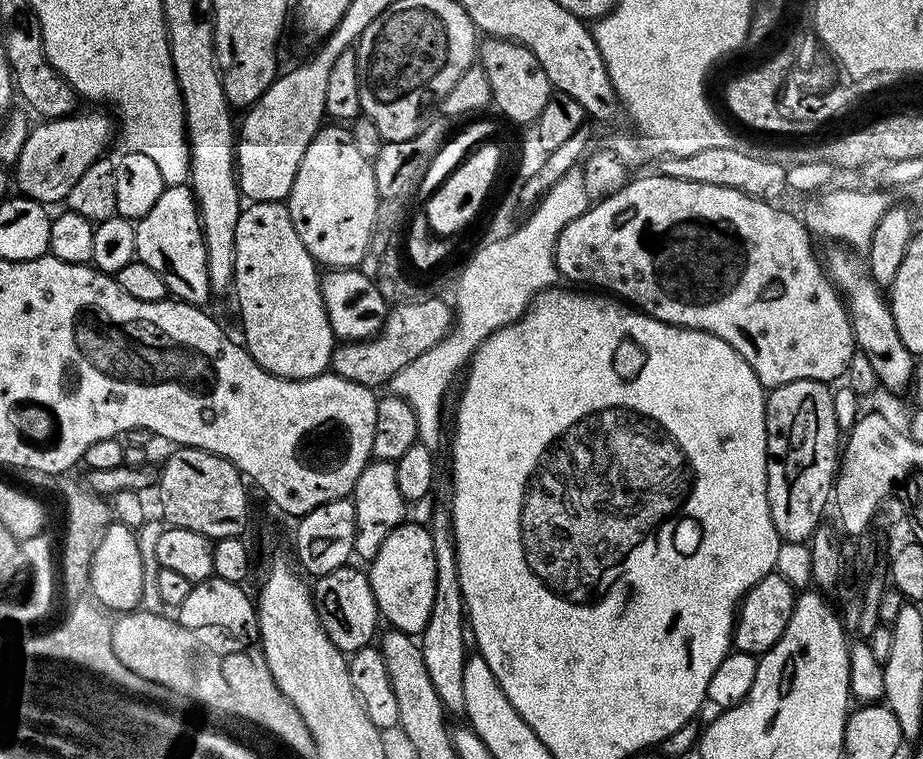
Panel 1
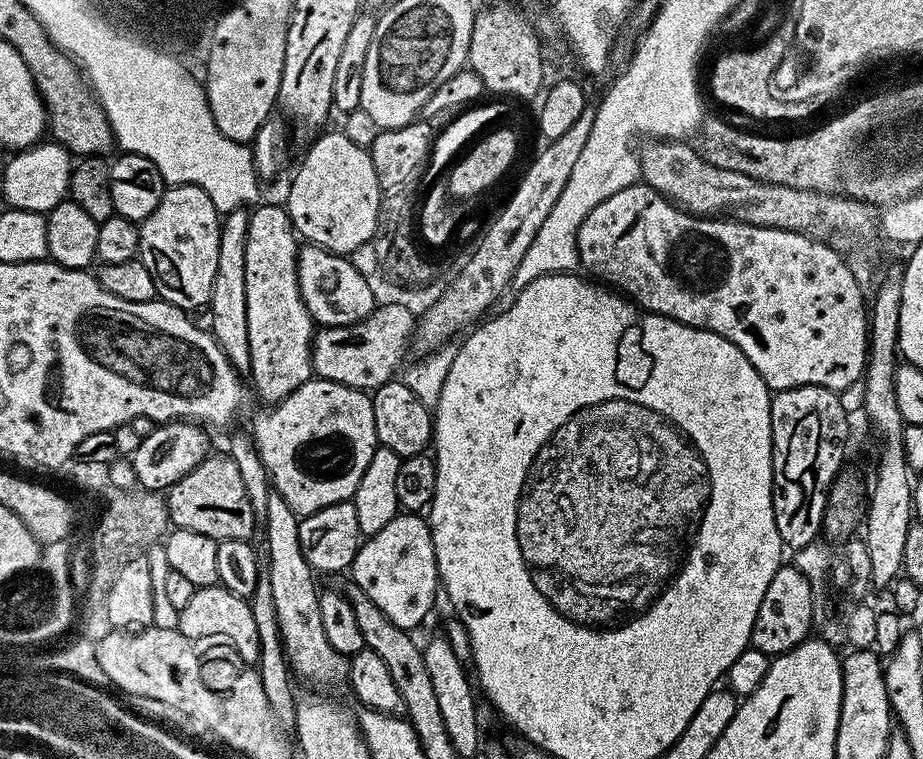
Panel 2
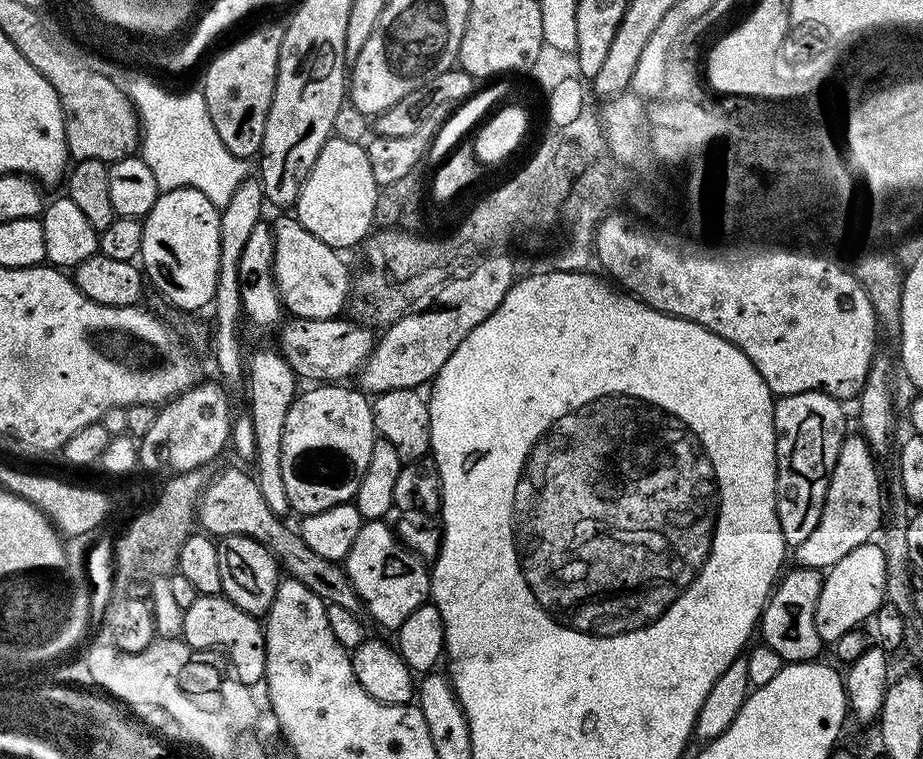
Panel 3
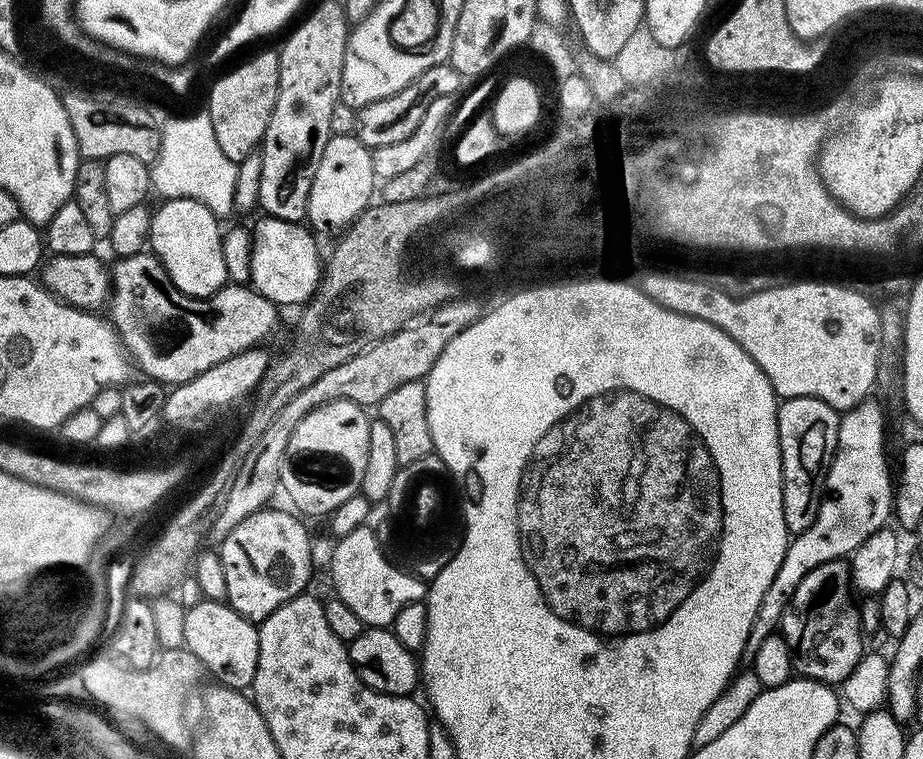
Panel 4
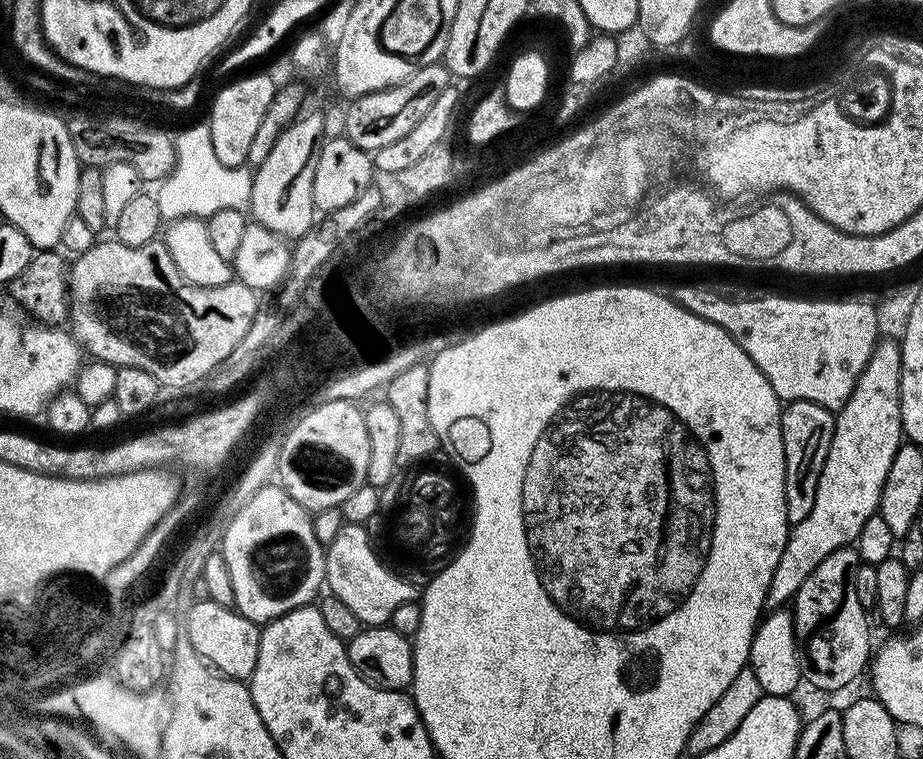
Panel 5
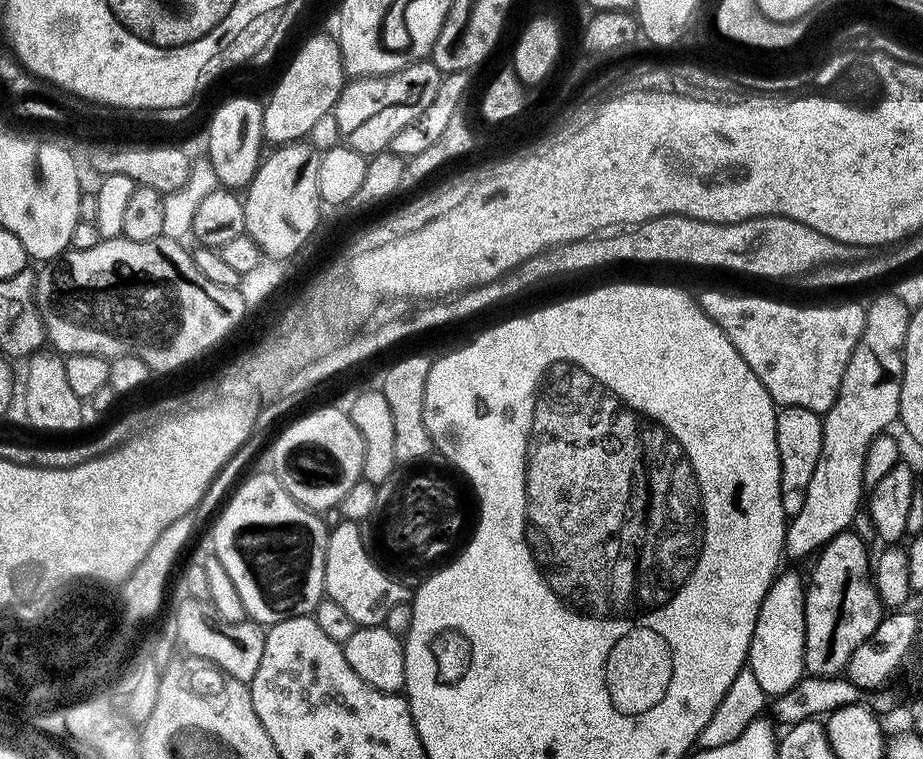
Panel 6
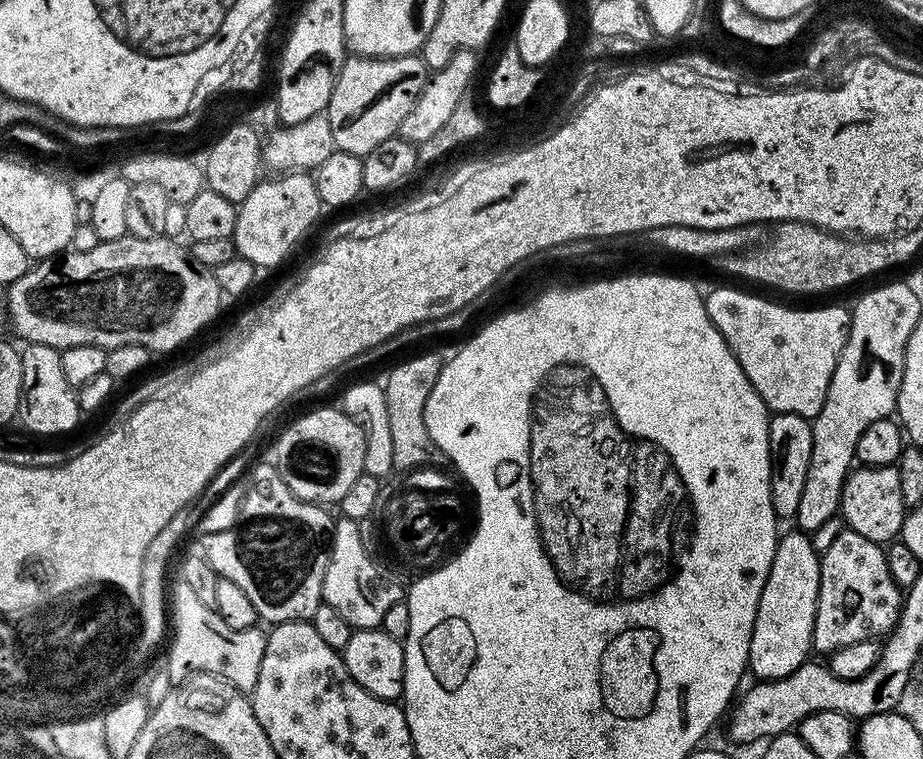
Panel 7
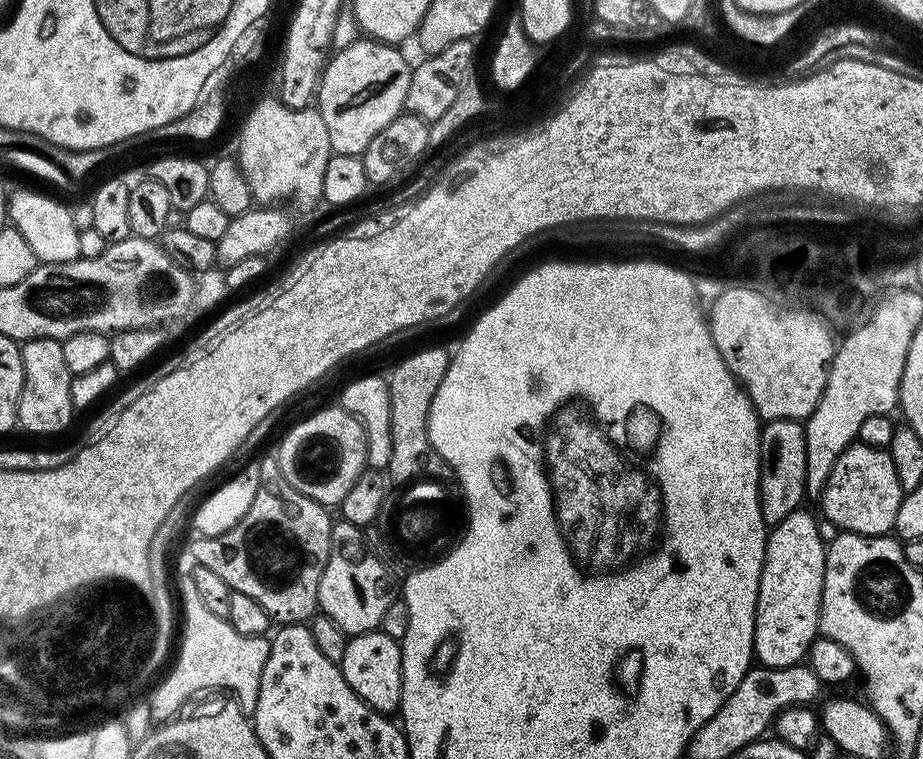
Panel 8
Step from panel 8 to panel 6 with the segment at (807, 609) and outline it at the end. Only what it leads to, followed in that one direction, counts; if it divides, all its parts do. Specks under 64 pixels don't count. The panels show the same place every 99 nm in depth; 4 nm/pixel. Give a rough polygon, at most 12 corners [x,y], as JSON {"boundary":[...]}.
{"boundary":[[781,571],[747,667],[768,698],[804,679],[805,577]]}

